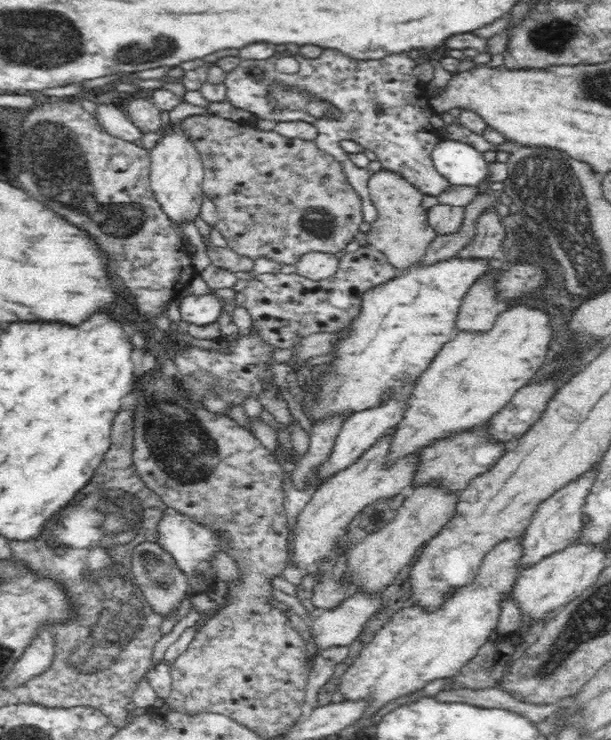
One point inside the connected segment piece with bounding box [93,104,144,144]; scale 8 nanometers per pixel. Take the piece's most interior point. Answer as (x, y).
(110, 117)

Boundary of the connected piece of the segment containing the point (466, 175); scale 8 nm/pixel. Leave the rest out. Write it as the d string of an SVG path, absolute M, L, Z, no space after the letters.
M454 139L438 142L432 150L431 159L440 176L453 187L477 188L488 172L482 153L472 145Z

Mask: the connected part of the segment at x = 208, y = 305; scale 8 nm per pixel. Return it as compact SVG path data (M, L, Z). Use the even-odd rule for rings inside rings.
M189 294L182 297L179 308L182 320L196 324L196 326L208 326L214 324L224 310L224 299L216 294Z

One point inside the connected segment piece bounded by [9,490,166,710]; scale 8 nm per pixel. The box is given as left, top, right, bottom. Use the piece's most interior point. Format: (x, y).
(87, 548)

